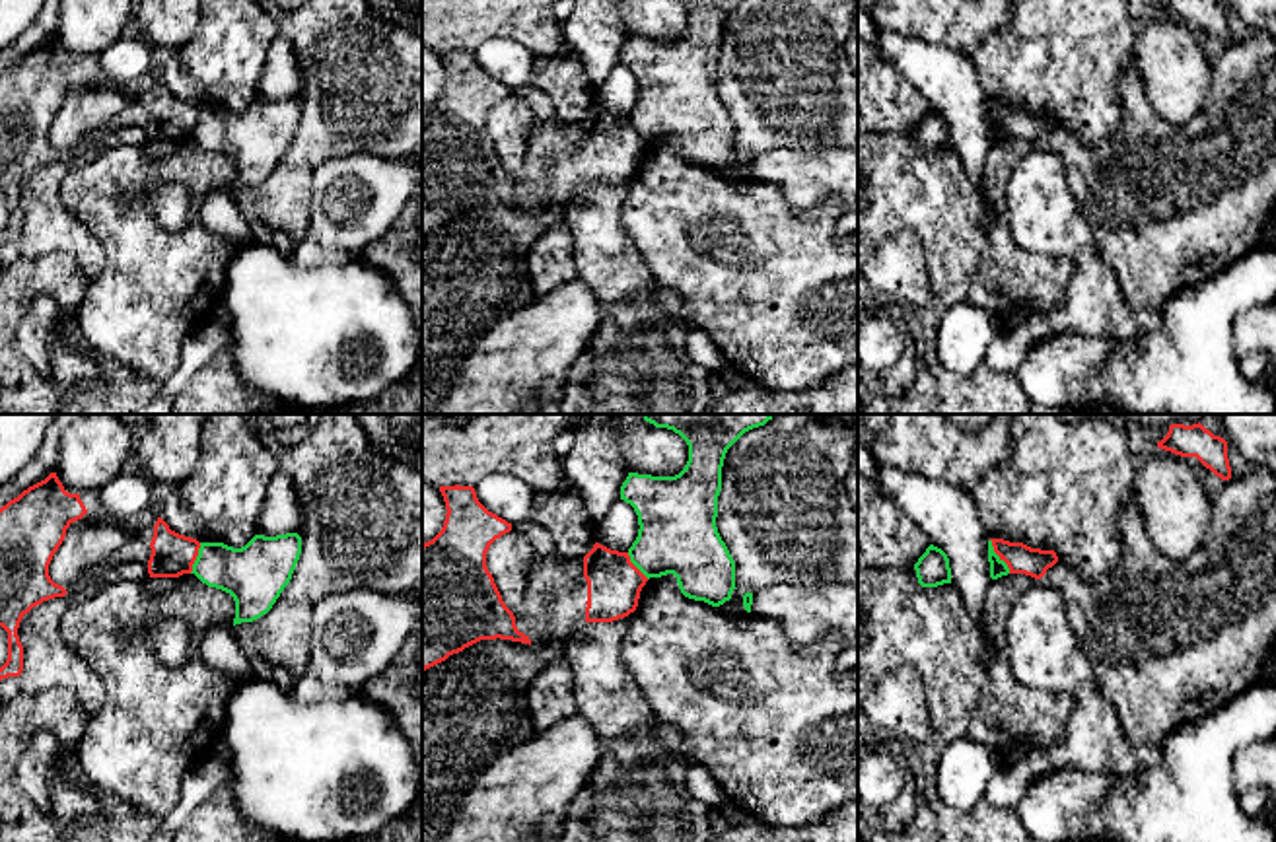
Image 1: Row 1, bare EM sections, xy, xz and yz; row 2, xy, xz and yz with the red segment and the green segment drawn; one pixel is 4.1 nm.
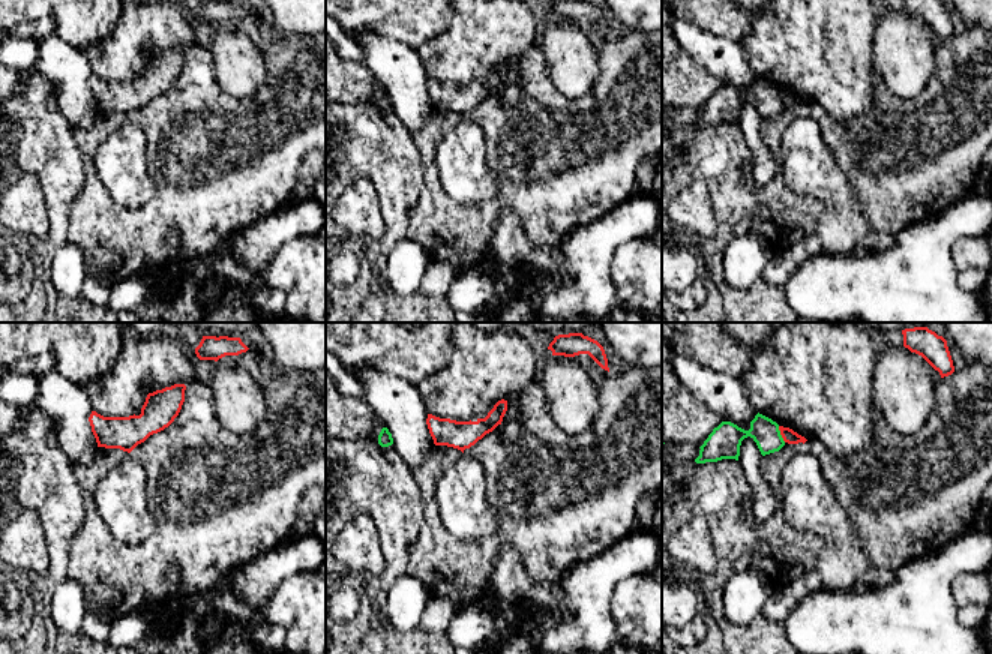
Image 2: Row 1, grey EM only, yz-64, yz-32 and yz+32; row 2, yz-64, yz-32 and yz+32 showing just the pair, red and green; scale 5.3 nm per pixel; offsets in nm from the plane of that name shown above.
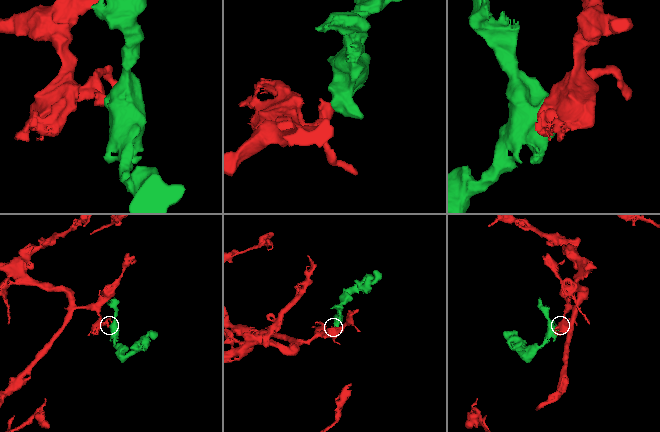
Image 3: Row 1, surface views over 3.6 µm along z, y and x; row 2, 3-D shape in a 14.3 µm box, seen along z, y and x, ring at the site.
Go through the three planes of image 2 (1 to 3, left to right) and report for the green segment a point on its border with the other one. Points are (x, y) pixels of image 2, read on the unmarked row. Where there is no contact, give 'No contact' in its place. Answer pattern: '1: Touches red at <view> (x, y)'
1: No contact
2: No contact
3: Touches red at yz+32 (781, 98)

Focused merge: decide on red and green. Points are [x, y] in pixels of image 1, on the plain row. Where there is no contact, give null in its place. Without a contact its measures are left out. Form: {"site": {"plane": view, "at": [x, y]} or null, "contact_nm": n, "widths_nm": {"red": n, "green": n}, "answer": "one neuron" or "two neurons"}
{"site": {"plane": "yz", "at": [998, 119]}, "contact_nm": 170, "widths_nm": {"red": 120, "green": 70}, "answer": "two neurons"}

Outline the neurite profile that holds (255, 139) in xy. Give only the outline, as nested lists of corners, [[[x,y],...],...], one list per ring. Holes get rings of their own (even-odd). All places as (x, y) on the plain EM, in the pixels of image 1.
[[[255,99],[245,111],[200,107],[193,136],[208,152],[230,158],[235,165],[233,191],[266,179],[290,148],[301,119],[301,101]]]

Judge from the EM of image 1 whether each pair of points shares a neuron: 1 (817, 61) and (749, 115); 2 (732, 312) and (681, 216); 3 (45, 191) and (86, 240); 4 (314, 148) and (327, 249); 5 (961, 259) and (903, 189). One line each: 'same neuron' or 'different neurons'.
1: same neuron
2: same neuron
3: same neuron
4: different neurons
5: same neuron

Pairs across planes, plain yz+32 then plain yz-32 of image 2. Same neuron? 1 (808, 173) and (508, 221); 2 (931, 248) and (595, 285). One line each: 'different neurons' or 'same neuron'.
1: same neuron
2: same neuron

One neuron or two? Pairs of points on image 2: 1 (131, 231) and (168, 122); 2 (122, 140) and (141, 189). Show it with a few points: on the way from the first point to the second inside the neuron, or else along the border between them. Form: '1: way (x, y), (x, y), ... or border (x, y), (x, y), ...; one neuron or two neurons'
1: way (158, 206), (168, 195), (168, 149); one neuron
2: way (122, 152), (122, 167), (129, 177); one neuron

